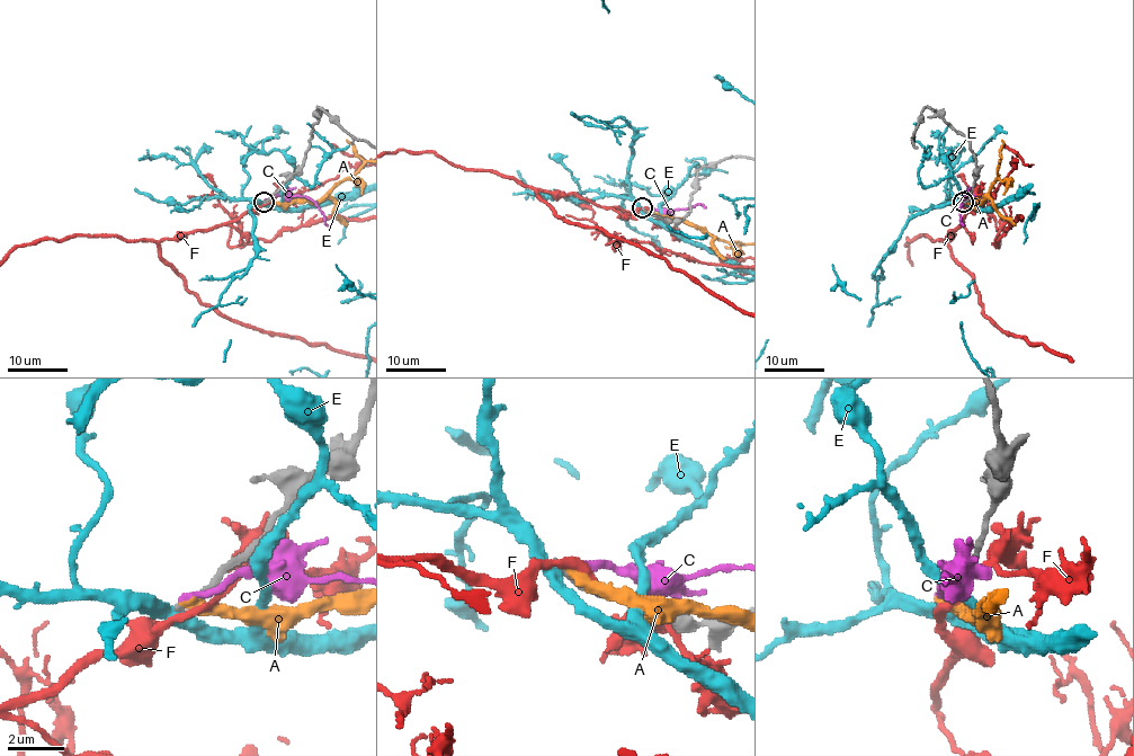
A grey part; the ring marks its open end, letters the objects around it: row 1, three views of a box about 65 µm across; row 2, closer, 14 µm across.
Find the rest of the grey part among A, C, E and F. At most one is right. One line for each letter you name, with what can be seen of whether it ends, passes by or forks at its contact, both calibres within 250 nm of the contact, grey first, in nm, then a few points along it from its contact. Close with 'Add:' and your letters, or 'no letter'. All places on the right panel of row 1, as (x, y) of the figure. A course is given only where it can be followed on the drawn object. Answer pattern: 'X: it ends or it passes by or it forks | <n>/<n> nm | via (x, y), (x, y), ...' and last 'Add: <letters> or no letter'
Add: no letter

